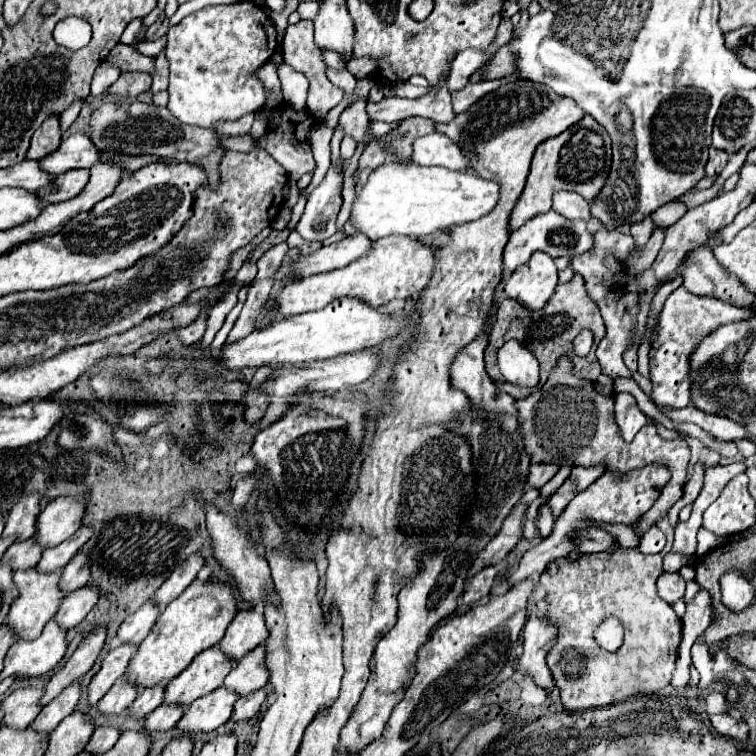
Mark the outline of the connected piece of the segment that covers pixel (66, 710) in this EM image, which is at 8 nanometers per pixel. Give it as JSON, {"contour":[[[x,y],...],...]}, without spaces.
{"contour":[[[78,684],[68,686],[58,698],[54,698],[50,704],[46,704],[42,708],[42,712],[36,716],[36,720],[30,726],[34,726],[36,732],[50,734],[66,716],[70,716],[74,712],[74,706],[76,706],[78,698],[80,698]]]}

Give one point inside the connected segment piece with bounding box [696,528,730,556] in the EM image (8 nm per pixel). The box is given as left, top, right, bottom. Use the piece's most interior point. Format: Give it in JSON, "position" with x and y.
{"position":[707,540]}

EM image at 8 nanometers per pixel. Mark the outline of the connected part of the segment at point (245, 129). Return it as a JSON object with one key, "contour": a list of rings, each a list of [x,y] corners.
{"contour":[[[248,114],[236,121],[218,122],[214,125],[217,132],[222,132],[229,136],[244,136],[250,134],[254,120],[253,114]]]}

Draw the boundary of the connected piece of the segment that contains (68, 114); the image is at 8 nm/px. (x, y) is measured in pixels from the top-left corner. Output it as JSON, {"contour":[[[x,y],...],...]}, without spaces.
{"contour":[[[76,102],[66,112],[62,112],[62,116],[60,116],[60,128],[62,128],[62,132],[66,132],[70,128],[70,124],[78,118],[80,108],[82,108],[82,102]]]}

